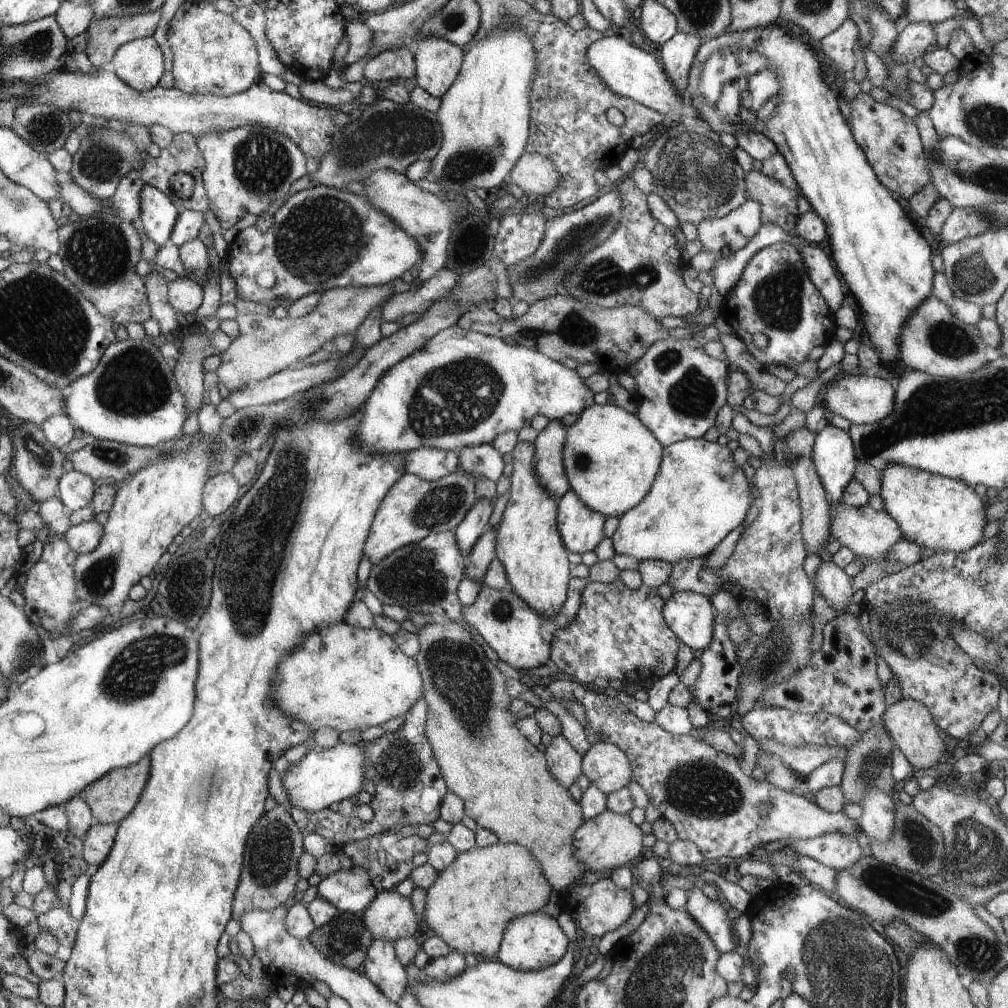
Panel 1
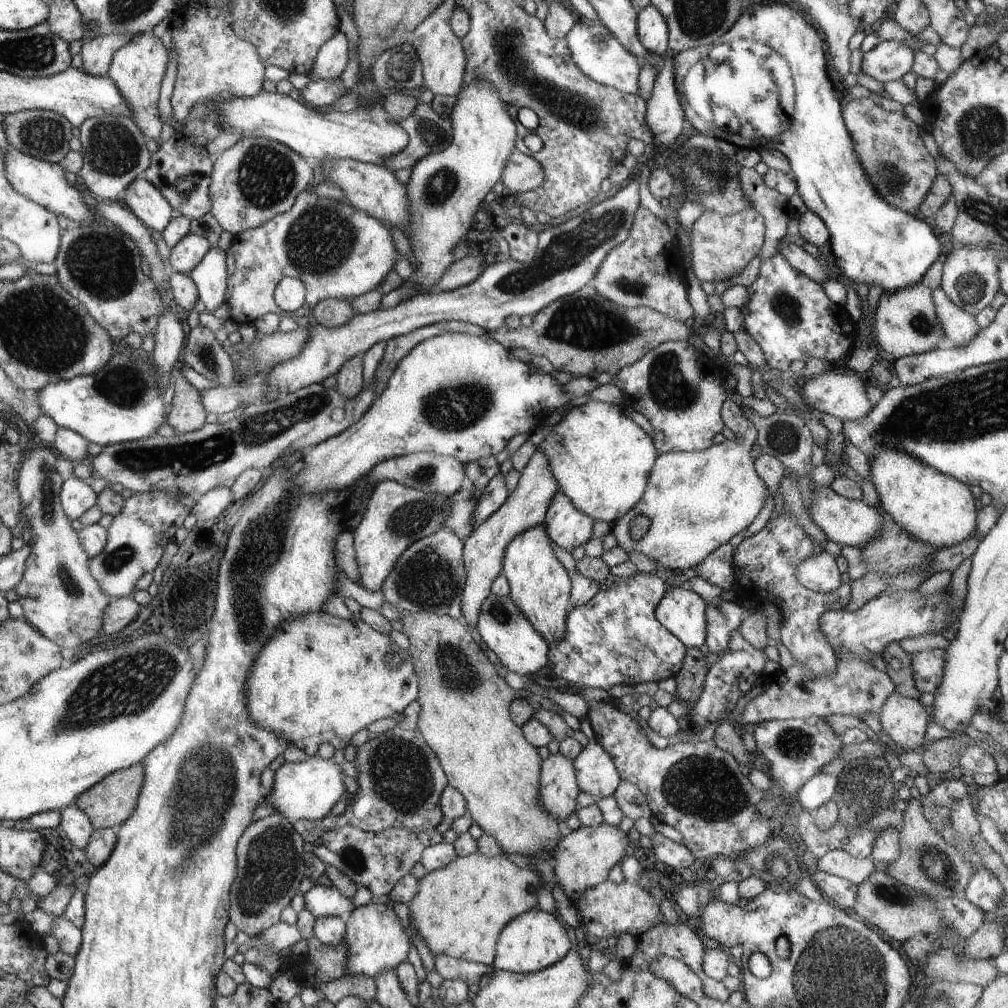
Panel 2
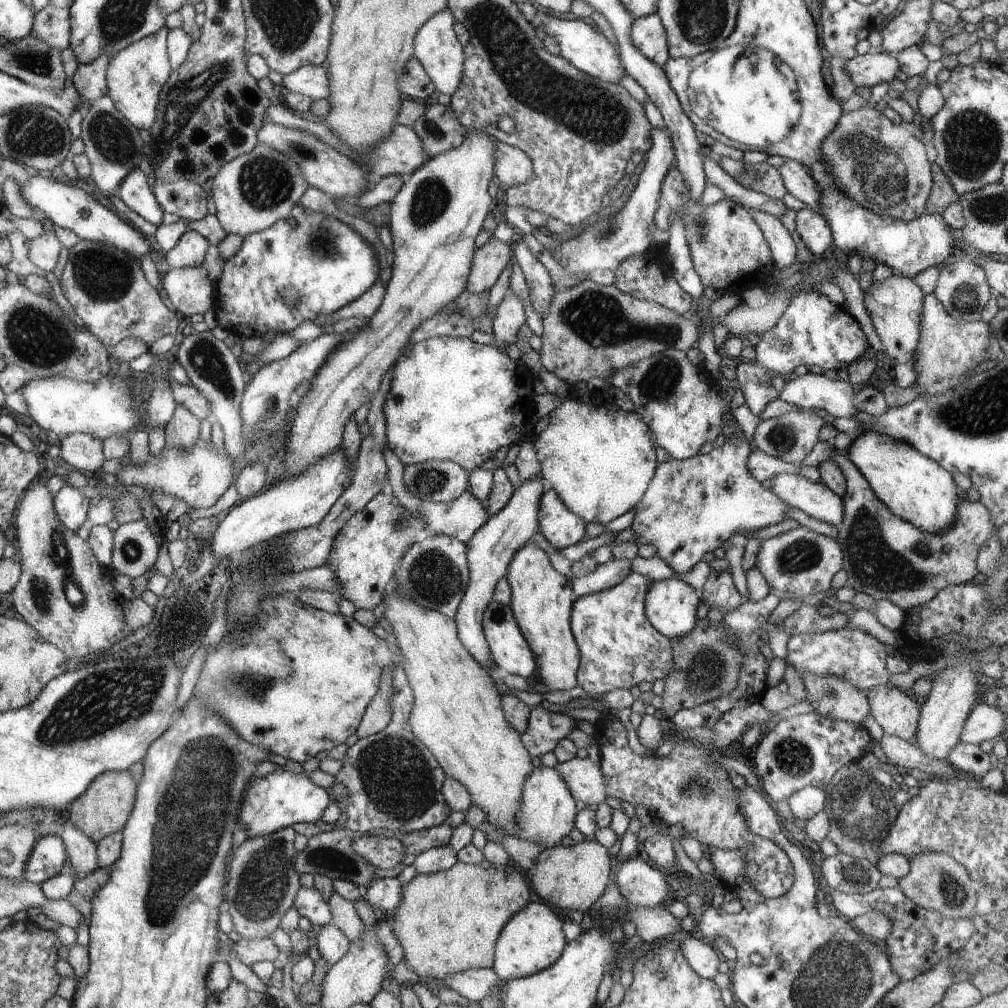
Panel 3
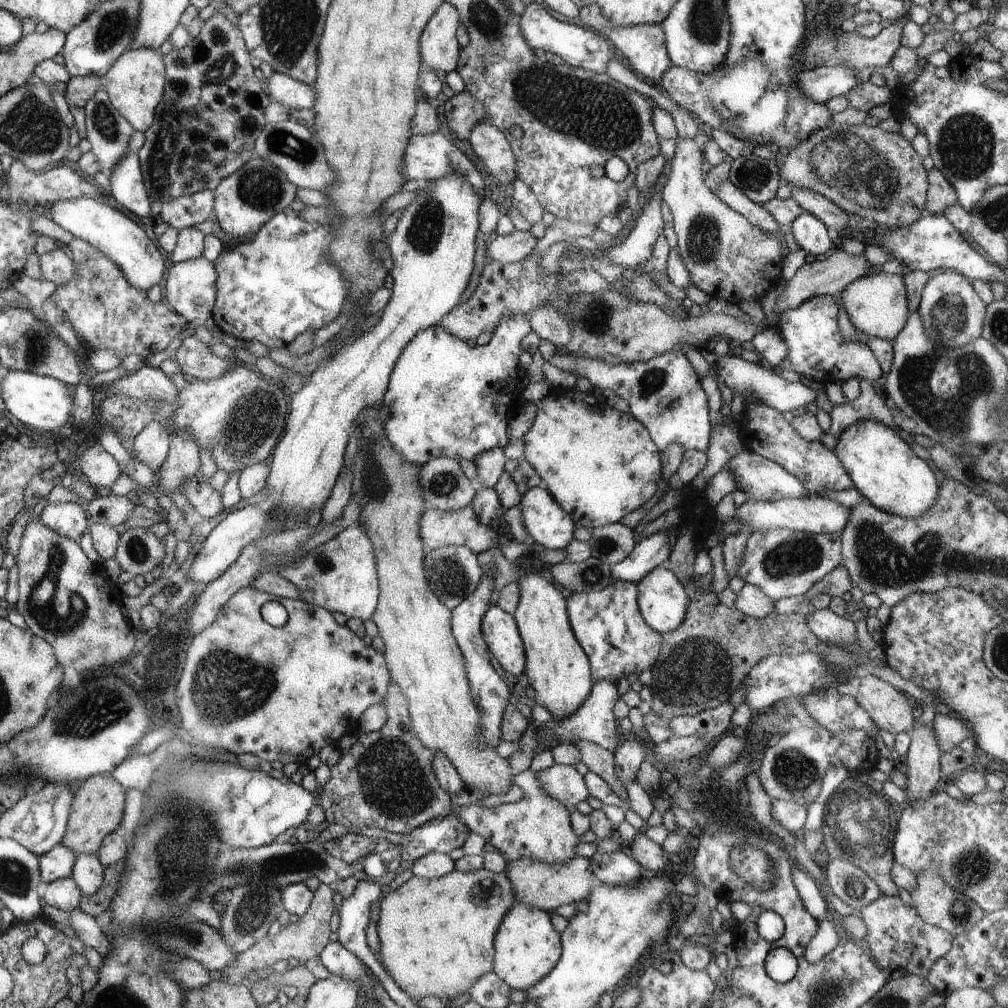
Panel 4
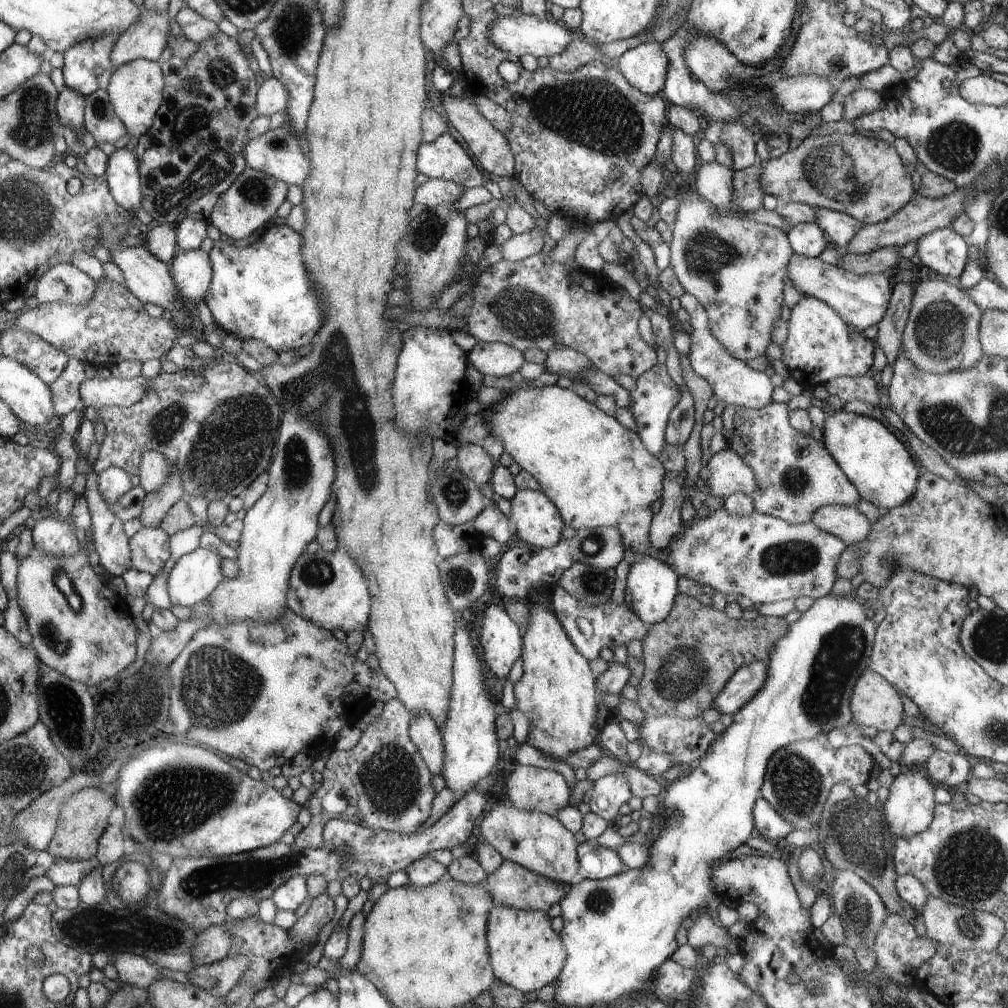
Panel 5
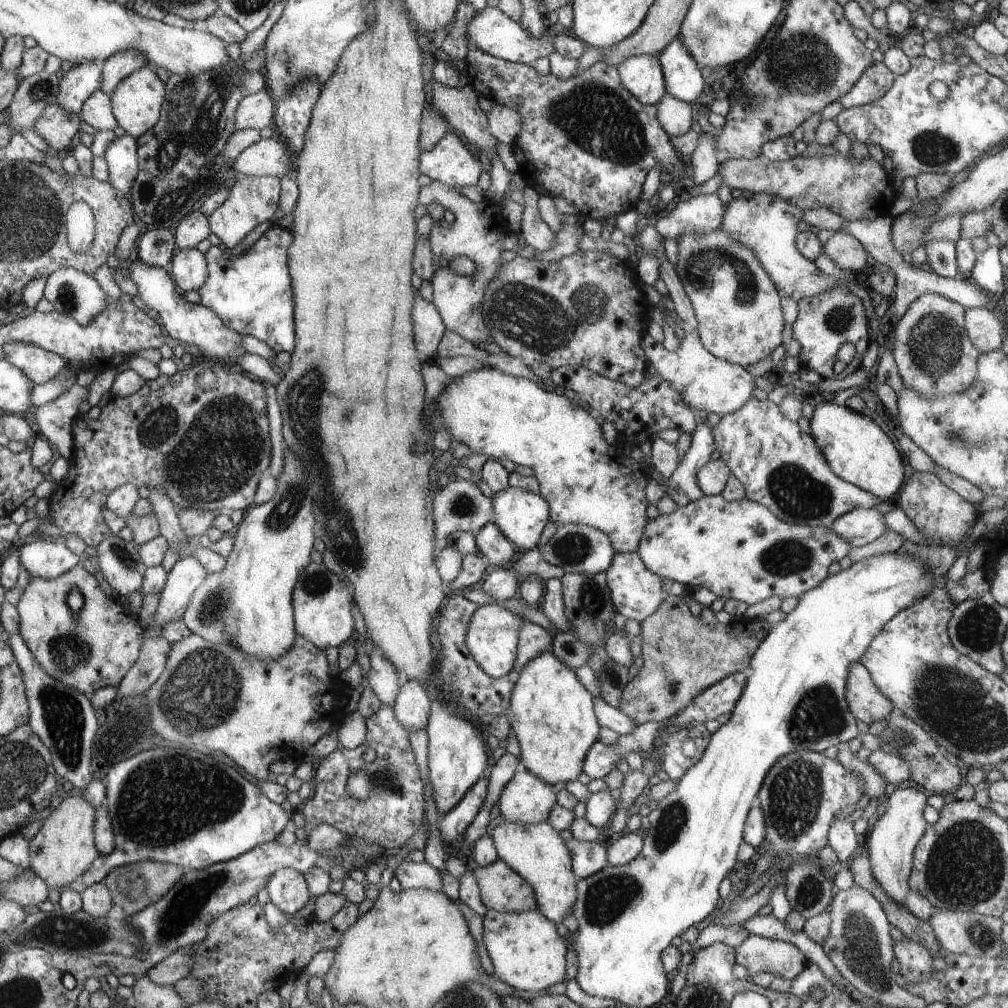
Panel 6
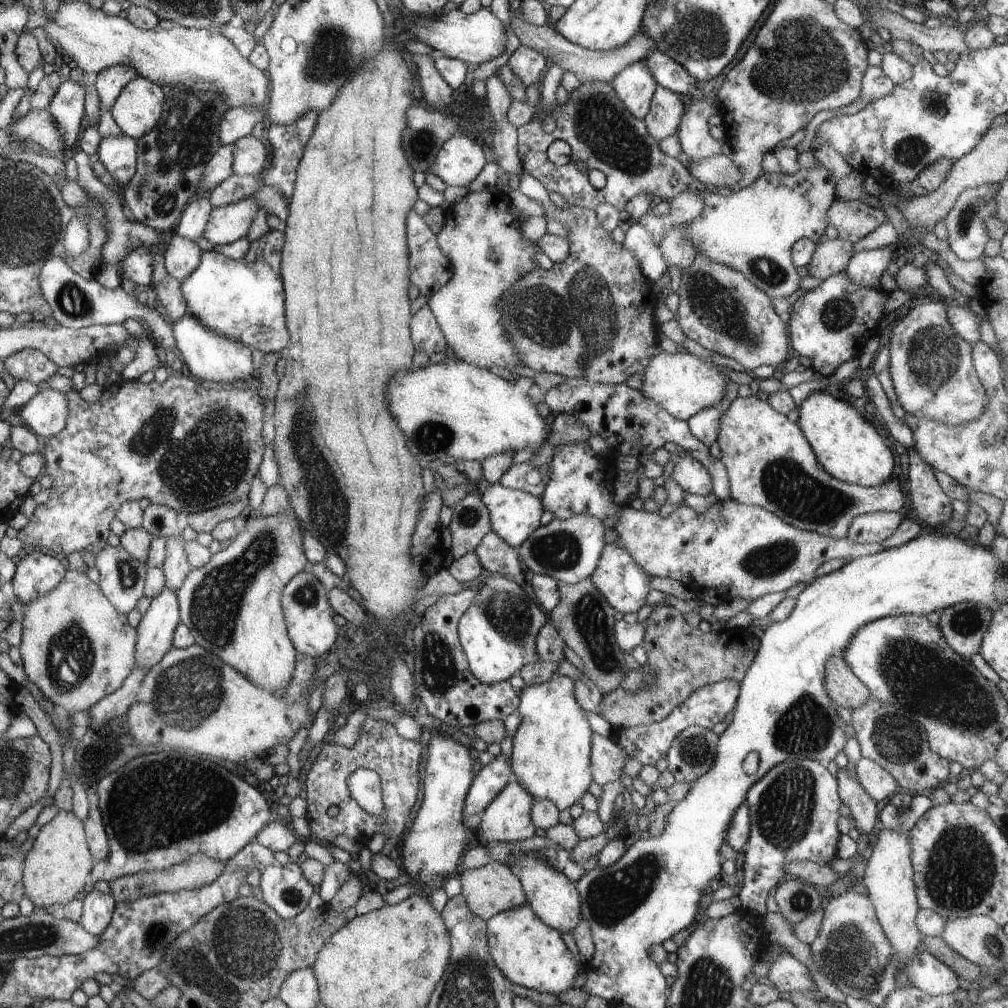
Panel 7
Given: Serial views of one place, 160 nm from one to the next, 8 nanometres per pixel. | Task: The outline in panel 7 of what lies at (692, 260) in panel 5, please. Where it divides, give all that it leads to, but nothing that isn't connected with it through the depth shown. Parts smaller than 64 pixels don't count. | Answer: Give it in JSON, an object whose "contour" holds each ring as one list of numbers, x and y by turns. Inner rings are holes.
{"contour":[[658,85,650,103,650,110,643,118,648,134,657,141,676,134,684,111,685,100,675,92],[698,253,694,262,681,272,681,285,677,294,680,302,676,320,682,332,687,338,706,348,708,353,717,352,740,362,747,373,751,373,754,368,762,364,768,364,780,370,793,355,789,344,789,332,786,331,787,324,774,311,770,297,730,267,722,266,706,255]]}

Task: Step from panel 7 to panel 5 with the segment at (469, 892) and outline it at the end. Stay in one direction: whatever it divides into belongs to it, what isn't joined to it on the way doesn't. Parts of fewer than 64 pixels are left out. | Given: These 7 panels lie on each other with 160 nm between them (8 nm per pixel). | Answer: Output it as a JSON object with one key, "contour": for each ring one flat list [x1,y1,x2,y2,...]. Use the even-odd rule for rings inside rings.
{"contour":[[504,861,495,872,488,873,485,886,490,890,497,905,513,907,522,911,542,910,544,913,548,913,554,904,562,901,568,888,564,883,553,882,552,879,546,879,545,876,535,874,533,871,528,871,525,867,509,861]]}

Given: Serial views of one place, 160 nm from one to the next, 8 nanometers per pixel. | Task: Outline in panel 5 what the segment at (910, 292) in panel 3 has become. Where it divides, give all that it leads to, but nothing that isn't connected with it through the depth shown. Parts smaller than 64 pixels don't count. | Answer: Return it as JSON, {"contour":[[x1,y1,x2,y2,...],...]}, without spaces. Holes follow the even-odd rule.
{"contour":[[795,253,790,258,787,273,792,280,792,286,800,295,826,302,848,324,853,333,857,334,882,321,890,304,894,285,894,279,887,273,856,275,822,262,818,257,808,258]]}

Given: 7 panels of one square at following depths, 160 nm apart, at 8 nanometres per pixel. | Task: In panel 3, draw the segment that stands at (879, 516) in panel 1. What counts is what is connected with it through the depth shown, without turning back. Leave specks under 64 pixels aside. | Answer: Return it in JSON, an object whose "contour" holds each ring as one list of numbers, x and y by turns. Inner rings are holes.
{"contour":[[774,474,767,482,778,499,808,516,838,526,844,518,842,497,834,494,820,479,817,482,798,474]]}

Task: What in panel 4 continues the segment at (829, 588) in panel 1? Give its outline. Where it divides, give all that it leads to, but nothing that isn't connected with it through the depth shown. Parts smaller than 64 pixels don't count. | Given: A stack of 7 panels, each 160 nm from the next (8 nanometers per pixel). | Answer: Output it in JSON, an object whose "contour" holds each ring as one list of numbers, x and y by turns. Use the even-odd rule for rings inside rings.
{"contour":[[788,529,756,530,747,539,744,558,736,577,756,586,776,602,806,594,827,574,841,566,841,534,807,534]]}

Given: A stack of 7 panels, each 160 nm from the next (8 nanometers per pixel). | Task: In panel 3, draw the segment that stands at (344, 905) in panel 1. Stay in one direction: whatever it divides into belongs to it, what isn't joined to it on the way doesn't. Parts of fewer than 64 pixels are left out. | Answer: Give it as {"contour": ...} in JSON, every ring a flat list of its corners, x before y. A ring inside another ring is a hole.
{"contour":[[302,887,298,890,293,907,300,913,300,917,308,918,314,928,331,924,333,921,333,908,330,907,329,900,316,888]]}

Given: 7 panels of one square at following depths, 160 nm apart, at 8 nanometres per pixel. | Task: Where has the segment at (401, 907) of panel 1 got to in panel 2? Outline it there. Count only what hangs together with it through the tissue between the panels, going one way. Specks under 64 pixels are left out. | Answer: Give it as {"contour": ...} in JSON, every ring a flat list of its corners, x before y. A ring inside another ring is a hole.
{"contour":[[373,900,366,906,355,909,345,924,345,938,348,944,346,968,350,976,364,974,364,976,374,978,378,974,385,973,386,970,396,970,406,960,410,938,406,936,400,920,390,908,382,904,374,904]]}

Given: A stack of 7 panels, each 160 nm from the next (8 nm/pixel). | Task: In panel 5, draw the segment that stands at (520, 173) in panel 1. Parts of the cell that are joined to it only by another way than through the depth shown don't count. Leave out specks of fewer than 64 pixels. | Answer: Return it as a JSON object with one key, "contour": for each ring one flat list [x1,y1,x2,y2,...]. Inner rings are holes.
{"contour":[[466,90,466,98,452,98,444,93,440,96,444,112,446,112,445,119,450,122,450,126,460,133,464,142,468,144,470,154,474,158,478,158,478,166,482,170,486,170,493,178,499,179,506,176,506,178,514,179,516,177,516,156,513,155,513,150,509,146,509,140,505,138,502,131,498,131,484,115,477,109,476,106,468,98,472,93]]}

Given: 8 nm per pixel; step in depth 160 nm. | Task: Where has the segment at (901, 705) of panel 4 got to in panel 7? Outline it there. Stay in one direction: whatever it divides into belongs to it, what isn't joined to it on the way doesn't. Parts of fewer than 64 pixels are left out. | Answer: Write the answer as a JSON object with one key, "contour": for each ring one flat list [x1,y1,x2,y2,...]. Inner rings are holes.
{"contour":[[833,656,826,661,823,679,829,697,842,708,852,710,869,701,871,692,842,657]]}

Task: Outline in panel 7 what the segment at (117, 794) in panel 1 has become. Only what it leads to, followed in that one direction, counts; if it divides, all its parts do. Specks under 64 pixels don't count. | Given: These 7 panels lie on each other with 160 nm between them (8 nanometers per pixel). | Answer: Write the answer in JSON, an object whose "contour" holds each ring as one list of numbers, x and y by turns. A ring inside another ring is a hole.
{"contour":[[60,811,50,822,34,830,34,843,25,856,23,889,35,907,66,906,82,892,86,876,93,870,92,851,86,846,82,822,72,812]]}

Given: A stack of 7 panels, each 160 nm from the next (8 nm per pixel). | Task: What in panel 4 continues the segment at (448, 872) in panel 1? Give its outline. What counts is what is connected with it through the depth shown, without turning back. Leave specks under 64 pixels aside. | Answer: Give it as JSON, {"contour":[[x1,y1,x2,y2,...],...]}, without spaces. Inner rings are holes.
{"contour":[[487,869,474,870,473,872,461,872,454,870,446,876,440,876,436,879,428,879,420,876,412,876,408,882,404,882,397,890,392,890,386,894,380,902,380,920,377,923,378,938,380,939,380,952,375,956,377,960,384,966,386,974,414,1000,420,1004,421,1000,426,997,436,997,444,1003,448,1000,454,1000,461,994,466,994,470,991,470,986,478,981,478,978,493,972,494,960,494,936,498,932,498,926,502,922,502,918,506,916,517,902,517,894,513,888,513,882,505,872,494,873]]}

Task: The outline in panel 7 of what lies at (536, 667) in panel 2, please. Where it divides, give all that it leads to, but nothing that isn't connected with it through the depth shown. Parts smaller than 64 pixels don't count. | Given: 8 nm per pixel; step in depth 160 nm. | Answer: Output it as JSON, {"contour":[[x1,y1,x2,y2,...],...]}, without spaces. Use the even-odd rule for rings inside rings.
{"contour":[[489,574,482,579,476,589,476,600,459,622,460,641,469,661,473,674,482,683,494,684,508,681,513,675,519,674,522,666,536,662,540,655,537,653,537,636,540,628,550,622,546,614,524,593,524,590,511,579,502,575]]}

